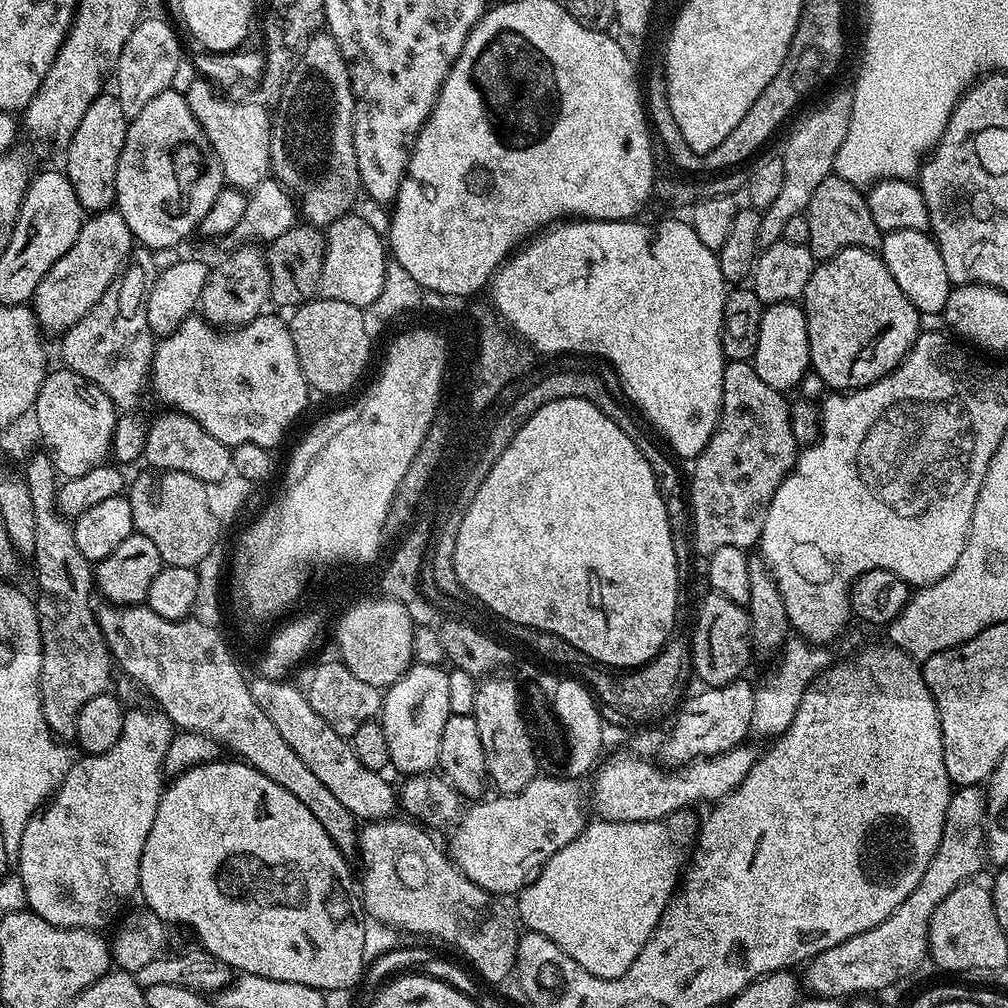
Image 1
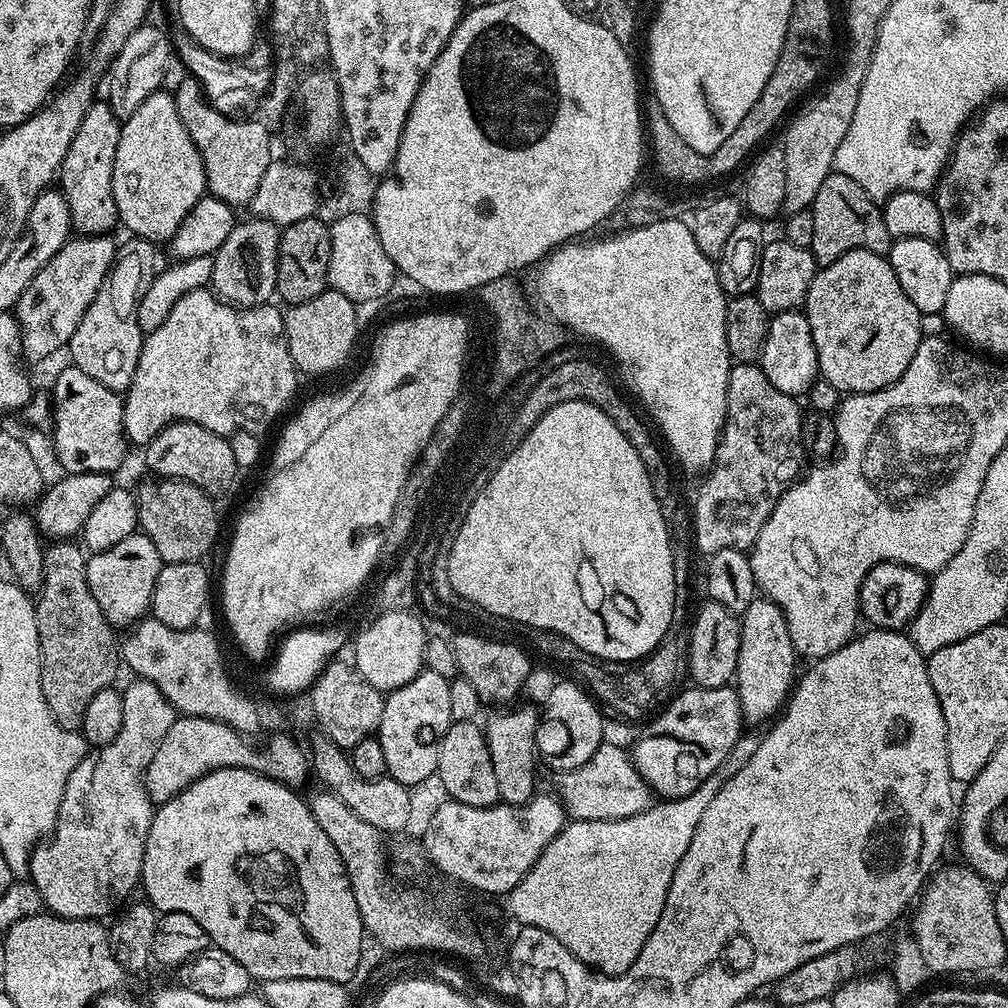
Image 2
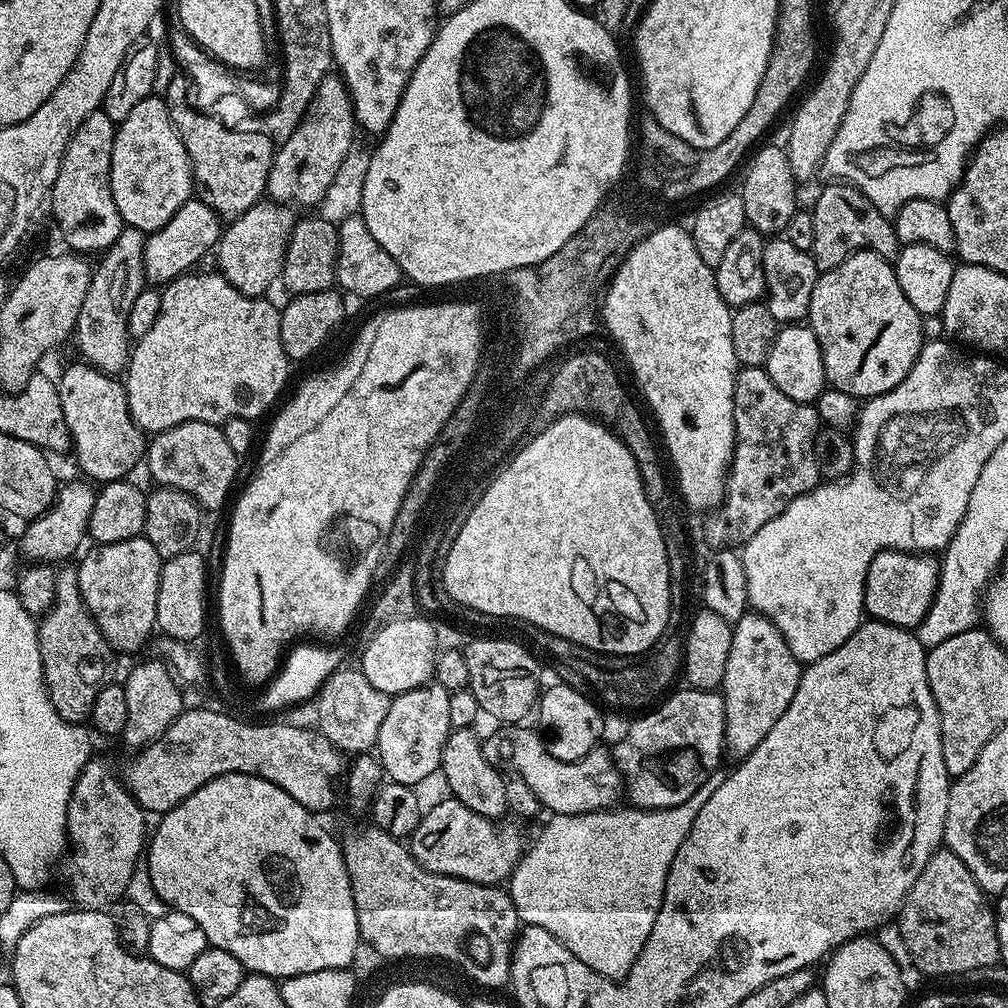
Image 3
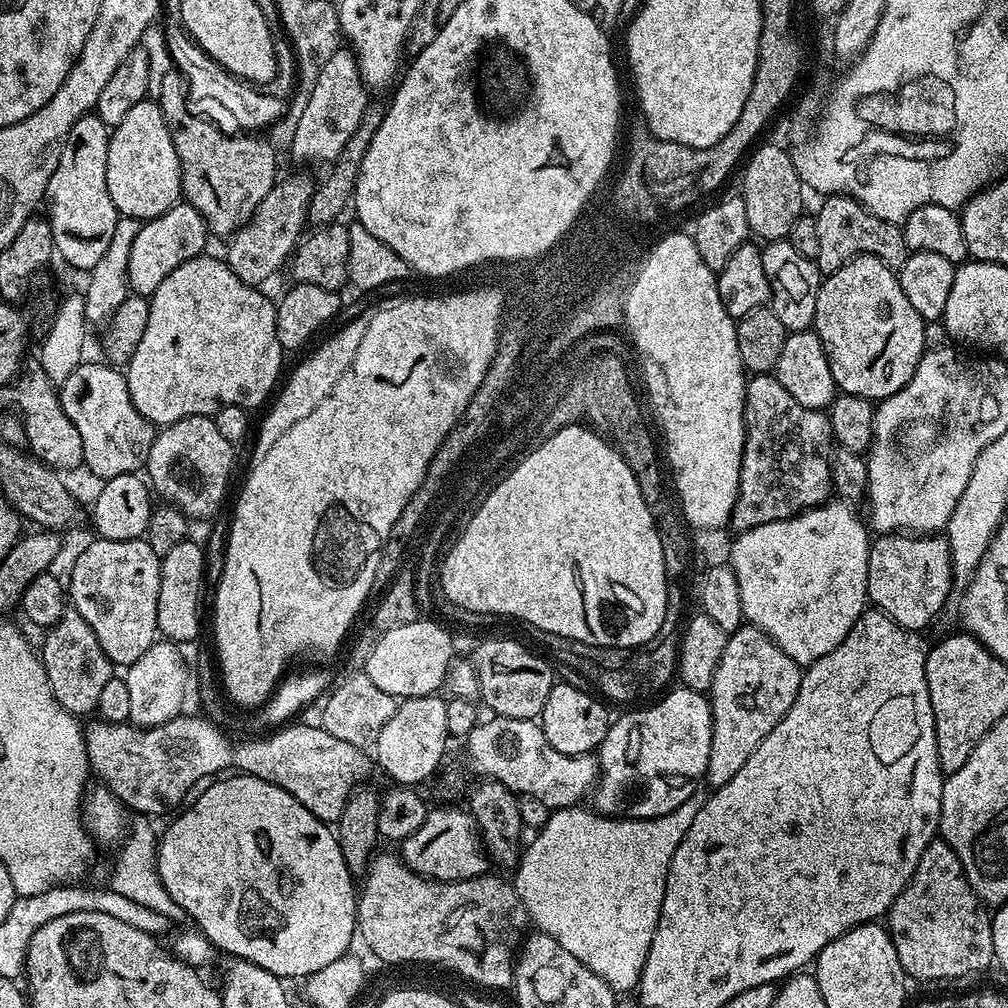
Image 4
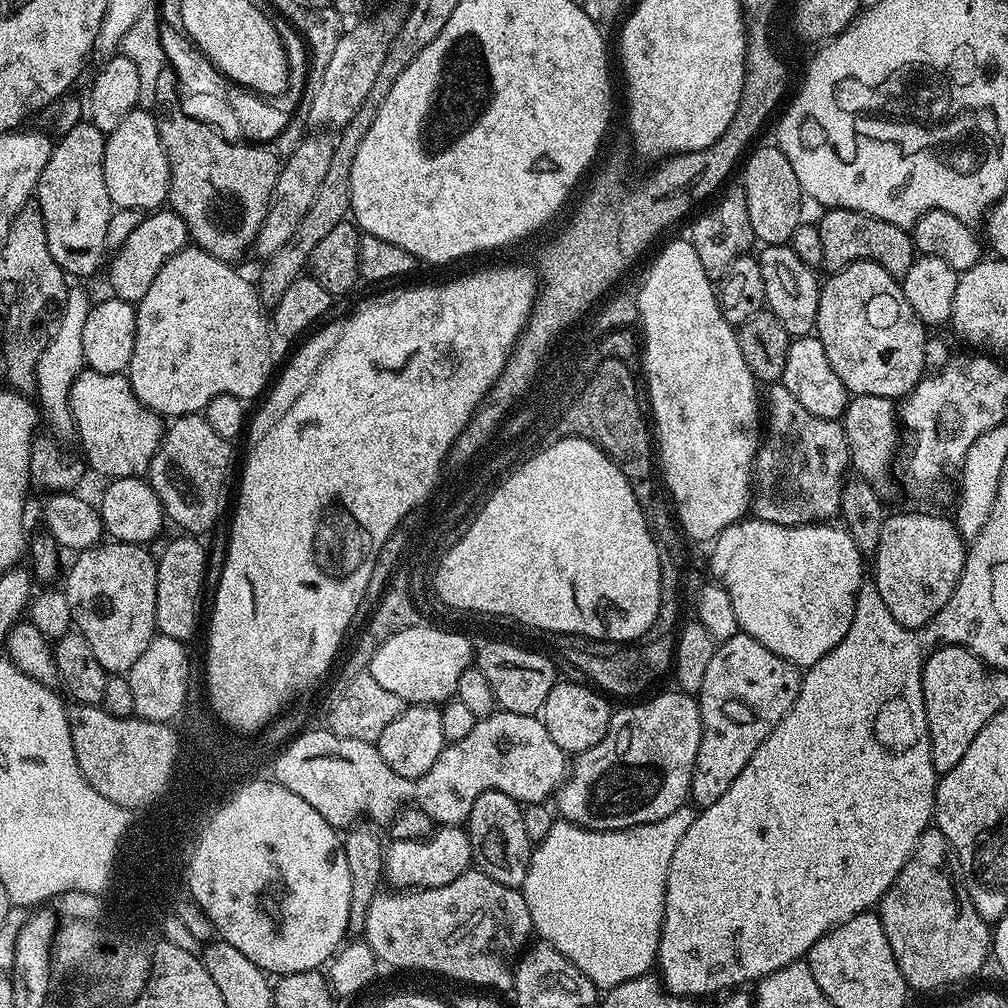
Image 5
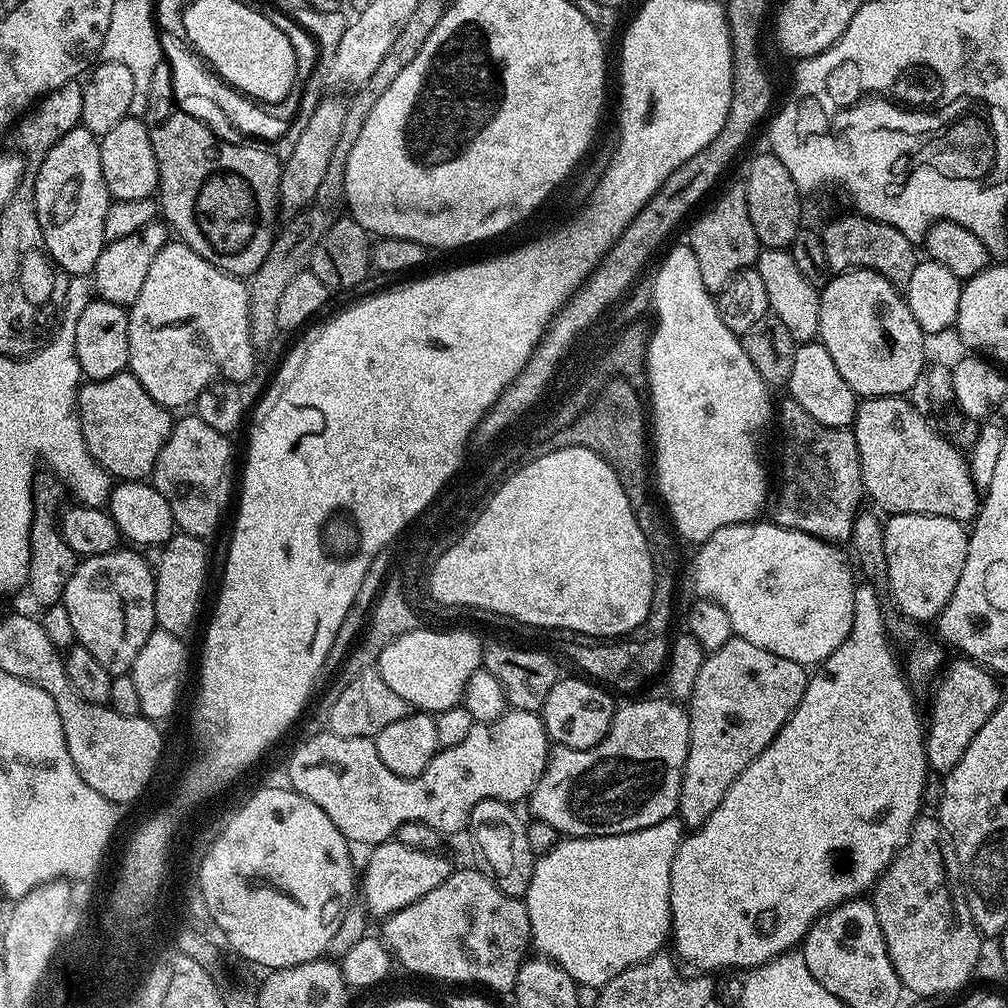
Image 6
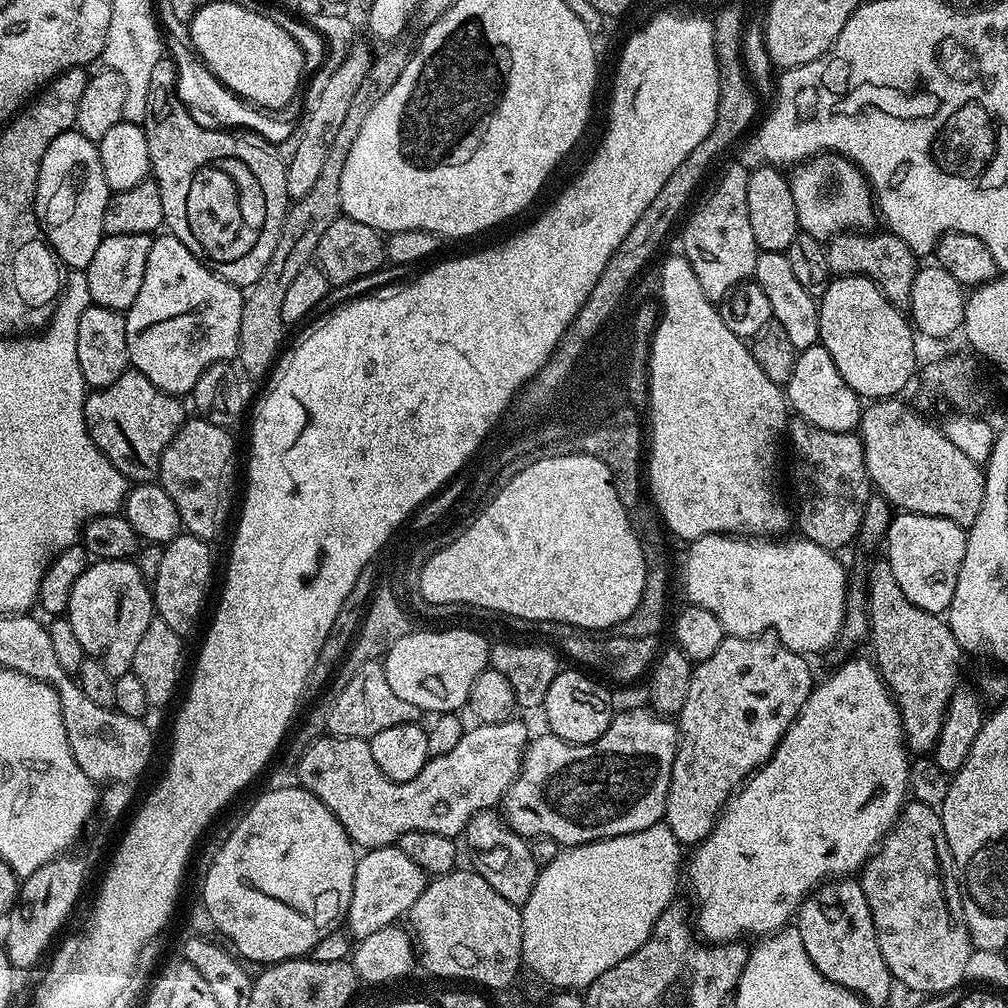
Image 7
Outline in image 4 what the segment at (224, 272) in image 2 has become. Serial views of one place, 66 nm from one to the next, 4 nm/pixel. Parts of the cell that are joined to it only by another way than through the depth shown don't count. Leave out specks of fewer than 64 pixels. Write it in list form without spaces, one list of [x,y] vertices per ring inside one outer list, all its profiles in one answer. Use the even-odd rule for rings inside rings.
[[[288,176],[277,179],[270,194],[258,202],[258,210],[254,210],[252,221],[242,226],[227,241],[228,256],[226,263],[242,282],[253,286],[263,285],[263,280],[268,280],[280,267],[285,267],[286,261],[296,251],[306,232],[308,221],[308,208],[314,194],[317,181],[308,176]]]

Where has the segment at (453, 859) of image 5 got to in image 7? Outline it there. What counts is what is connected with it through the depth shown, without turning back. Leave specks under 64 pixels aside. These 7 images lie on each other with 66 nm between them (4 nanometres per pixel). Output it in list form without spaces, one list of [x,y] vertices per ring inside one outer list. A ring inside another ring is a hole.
[[[400,847],[367,849],[356,861],[354,886],[346,917],[347,931],[361,941],[377,930],[393,927],[399,916],[404,918],[409,915],[429,883],[428,873],[418,866],[418,862],[414,862],[414,858],[406,858]]]

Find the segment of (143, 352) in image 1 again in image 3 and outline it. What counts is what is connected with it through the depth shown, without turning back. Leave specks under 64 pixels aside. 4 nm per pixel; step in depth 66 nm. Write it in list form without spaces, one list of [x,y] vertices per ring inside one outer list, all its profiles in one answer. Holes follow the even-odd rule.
[[[121,227],[118,238],[110,247],[104,249],[98,263],[92,269],[90,290],[86,290],[86,299],[74,329],[76,348],[81,352],[83,363],[92,365],[100,372],[120,374],[127,369],[130,355],[130,337],[128,335],[128,314],[134,306],[134,298],[146,287],[144,278],[144,242],[146,233],[137,228]]]

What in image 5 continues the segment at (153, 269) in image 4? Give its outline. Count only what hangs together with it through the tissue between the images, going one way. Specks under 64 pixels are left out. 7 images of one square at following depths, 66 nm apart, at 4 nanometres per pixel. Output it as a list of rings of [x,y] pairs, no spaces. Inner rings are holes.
[[[153,210],[147,213],[144,220],[138,222],[138,227],[130,233],[130,238],[126,238],[126,242],[115,249],[107,261],[106,272],[108,268],[111,295],[117,300],[139,304],[142,298],[146,298],[146,290],[150,290],[154,283],[154,274],[158,274],[158,270],[171,256],[189,247],[189,244],[188,227],[179,214],[171,210]]]

